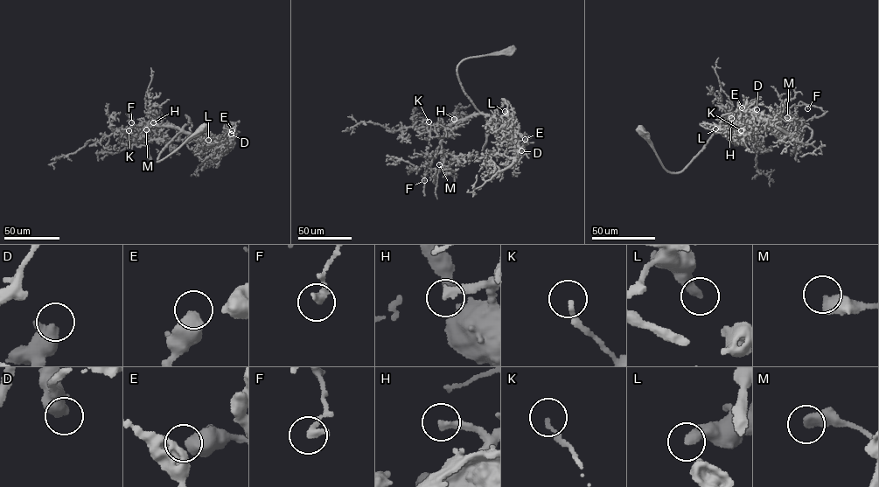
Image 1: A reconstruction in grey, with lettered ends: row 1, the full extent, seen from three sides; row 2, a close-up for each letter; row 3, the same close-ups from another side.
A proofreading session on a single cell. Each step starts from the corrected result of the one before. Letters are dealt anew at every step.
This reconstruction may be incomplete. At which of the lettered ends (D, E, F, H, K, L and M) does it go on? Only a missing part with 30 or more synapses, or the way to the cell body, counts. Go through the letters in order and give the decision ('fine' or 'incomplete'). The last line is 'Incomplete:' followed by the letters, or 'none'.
D: fine
E: fine
F: fine
H: fine
K: fine
L: fine
M: fine
Incomplete: none

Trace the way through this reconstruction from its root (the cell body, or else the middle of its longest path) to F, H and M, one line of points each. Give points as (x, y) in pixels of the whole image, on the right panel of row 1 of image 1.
F: (641, 130), (662, 166), (677, 172), (694, 158), (722, 121), (776, 120), (793, 105), (808, 104), (807, 108)
H: (641, 130), (662, 166), (669, 171), (677, 172), (694, 158), (722, 121), (731, 118)
M: (641, 130), (662, 166), (669, 171), (677, 172), (694, 158), (722, 121), (787, 117)

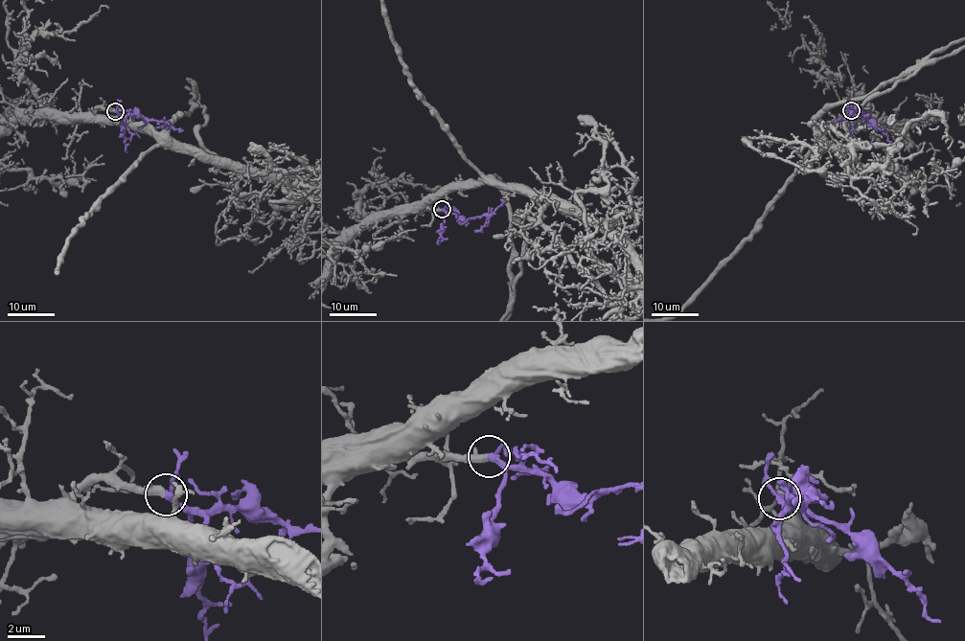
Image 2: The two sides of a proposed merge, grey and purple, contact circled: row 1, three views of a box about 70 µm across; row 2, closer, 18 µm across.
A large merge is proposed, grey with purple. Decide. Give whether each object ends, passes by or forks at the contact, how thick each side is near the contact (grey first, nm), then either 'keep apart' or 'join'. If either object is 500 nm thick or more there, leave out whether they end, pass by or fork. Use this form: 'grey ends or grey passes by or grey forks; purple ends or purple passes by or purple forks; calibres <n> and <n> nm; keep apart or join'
grey ends; purple passes by; calibres 480 and 280 nm; join

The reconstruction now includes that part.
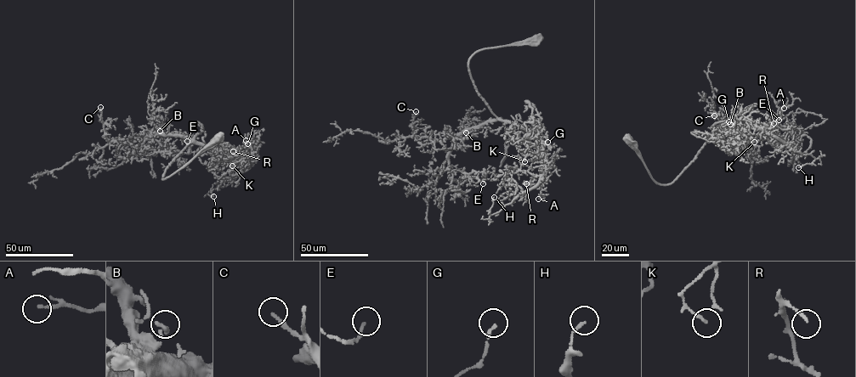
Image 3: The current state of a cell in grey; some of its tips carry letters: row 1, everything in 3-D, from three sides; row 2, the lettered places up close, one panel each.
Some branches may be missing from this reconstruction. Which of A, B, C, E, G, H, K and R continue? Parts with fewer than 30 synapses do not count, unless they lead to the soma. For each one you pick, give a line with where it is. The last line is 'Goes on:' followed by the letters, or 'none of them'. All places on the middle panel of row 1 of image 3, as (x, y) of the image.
Goes on: none of them

